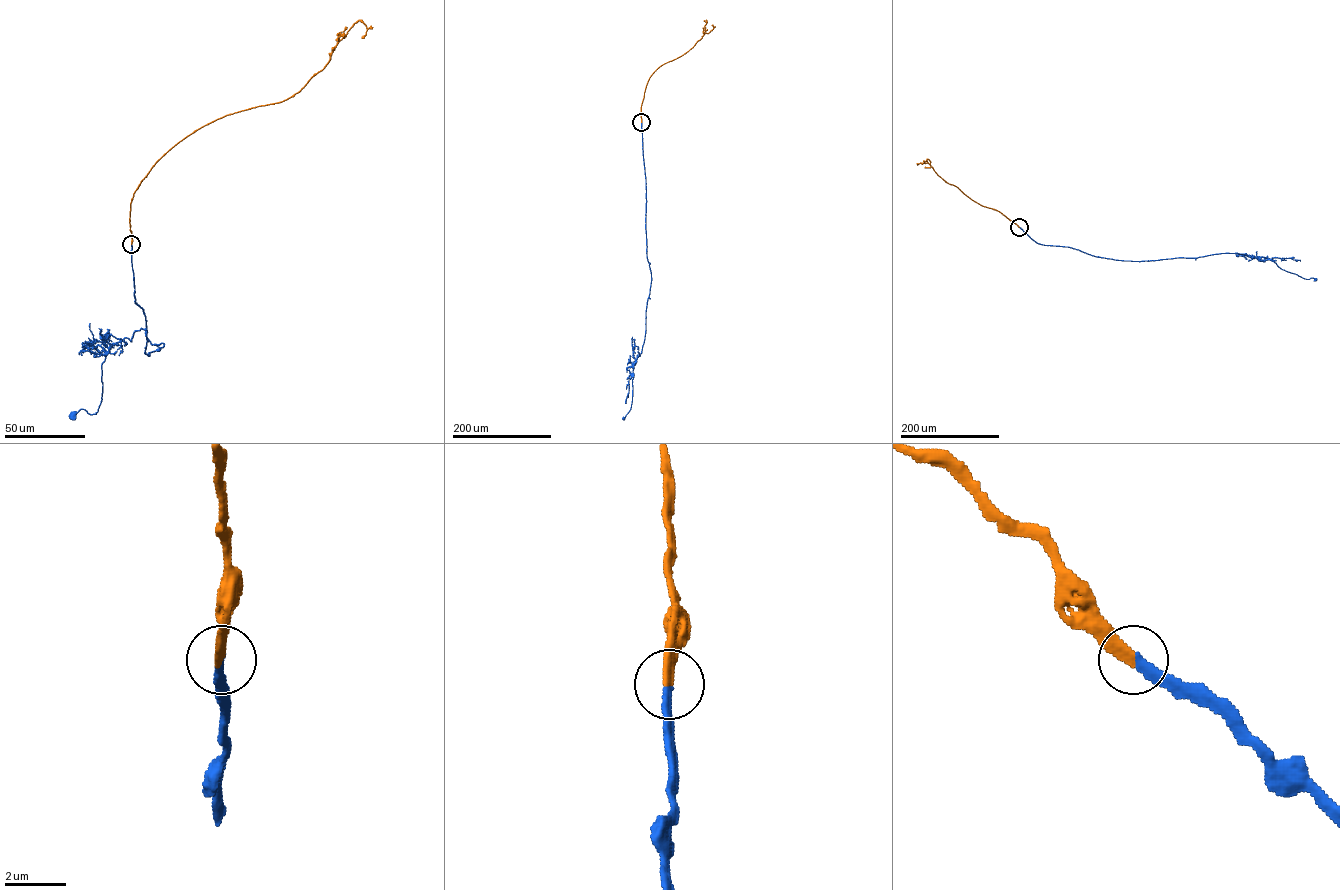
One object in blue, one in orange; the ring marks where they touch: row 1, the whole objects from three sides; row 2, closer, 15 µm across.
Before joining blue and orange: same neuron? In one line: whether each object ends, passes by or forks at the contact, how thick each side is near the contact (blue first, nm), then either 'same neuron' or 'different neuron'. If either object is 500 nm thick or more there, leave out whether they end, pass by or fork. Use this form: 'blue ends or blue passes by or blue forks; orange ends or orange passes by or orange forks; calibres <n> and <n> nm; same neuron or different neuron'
blue ends; orange ends; calibres 320 and 320 nm; same neuron

